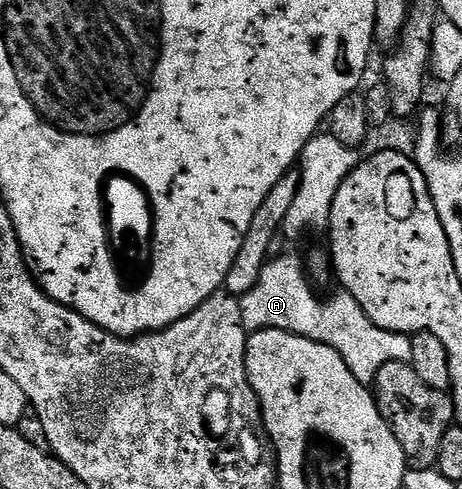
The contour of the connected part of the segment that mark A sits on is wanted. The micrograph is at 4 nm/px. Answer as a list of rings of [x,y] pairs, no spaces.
[[[275,258],[264,263],[258,284],[240,298],[245,331],[285,330],[326,344],[346,360],[346,368],[350,368],[356,379],[365,384],[375,383],[378,372],[386,364],[410,363],[412,340],[409,335],[395,334],[375,326],[370,316],[362,312],[358,300],[347,292],[334,295],[332,302],[323,302],[312,291],[309,271],[301,259],[299,262],[296,258]]]

